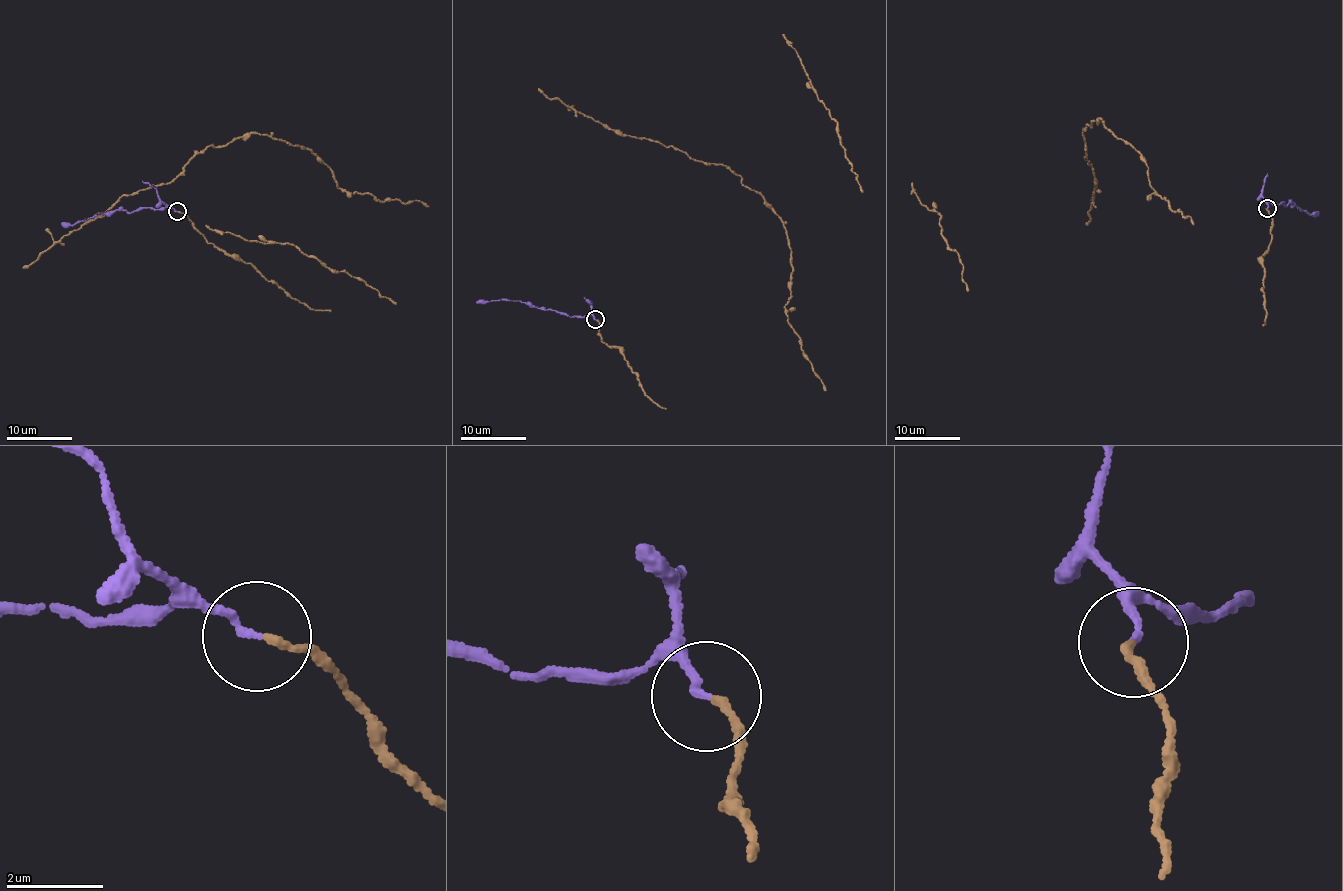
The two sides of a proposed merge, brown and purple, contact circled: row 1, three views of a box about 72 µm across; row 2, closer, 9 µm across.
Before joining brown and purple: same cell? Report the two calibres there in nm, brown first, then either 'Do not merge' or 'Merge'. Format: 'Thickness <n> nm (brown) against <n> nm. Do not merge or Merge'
Thickness 140 nm (brown) against 140 nm. Merge

